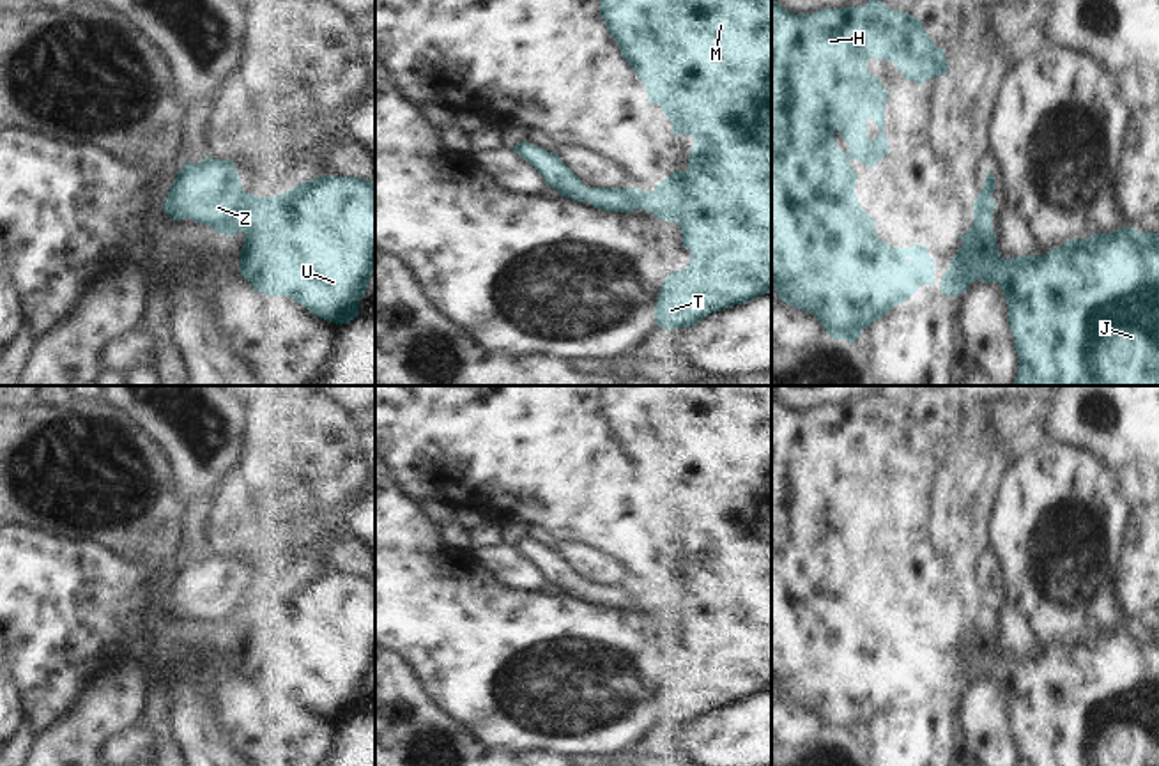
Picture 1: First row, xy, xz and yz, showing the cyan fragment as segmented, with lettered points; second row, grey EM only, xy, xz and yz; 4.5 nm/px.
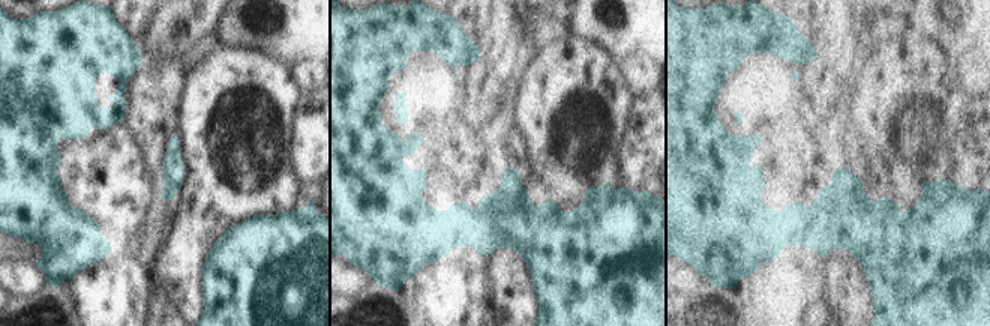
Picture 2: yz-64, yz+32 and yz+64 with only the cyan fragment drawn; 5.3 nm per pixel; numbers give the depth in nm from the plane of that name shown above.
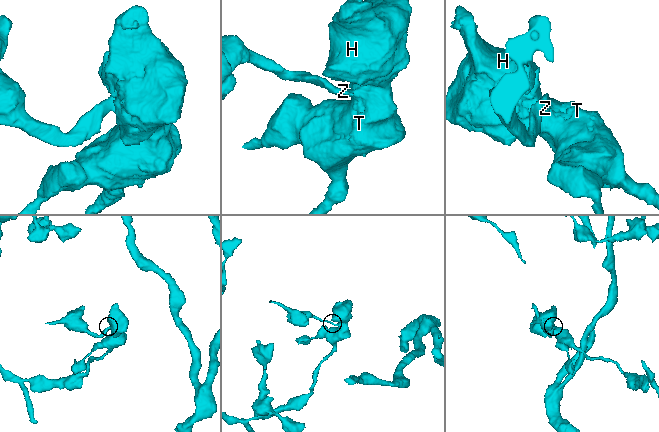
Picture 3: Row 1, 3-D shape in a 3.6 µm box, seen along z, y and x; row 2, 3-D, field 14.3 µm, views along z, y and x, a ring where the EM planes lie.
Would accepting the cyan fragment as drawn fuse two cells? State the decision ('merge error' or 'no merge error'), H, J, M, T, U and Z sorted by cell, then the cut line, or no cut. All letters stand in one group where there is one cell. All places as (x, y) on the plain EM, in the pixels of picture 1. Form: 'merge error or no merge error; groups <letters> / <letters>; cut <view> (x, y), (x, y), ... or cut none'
merge error; groups H J M T U / Z; cut xy (255, 593), (248, 607), (248, 625), (245, 630)

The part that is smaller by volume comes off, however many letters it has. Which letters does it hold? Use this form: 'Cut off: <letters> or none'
Cut off: Z

